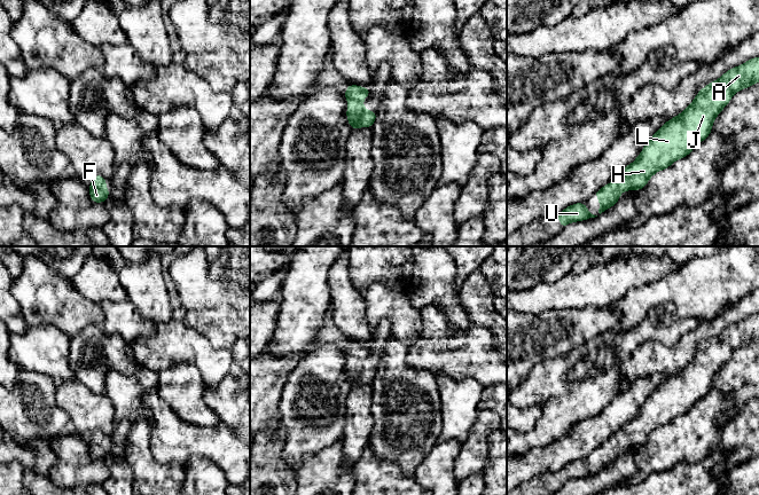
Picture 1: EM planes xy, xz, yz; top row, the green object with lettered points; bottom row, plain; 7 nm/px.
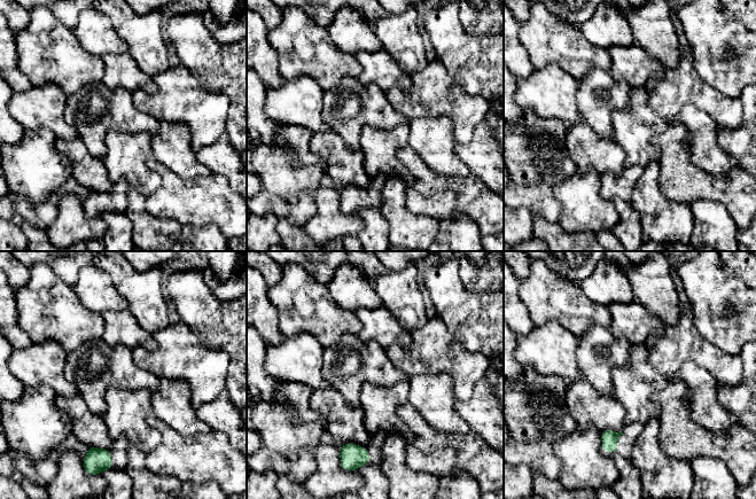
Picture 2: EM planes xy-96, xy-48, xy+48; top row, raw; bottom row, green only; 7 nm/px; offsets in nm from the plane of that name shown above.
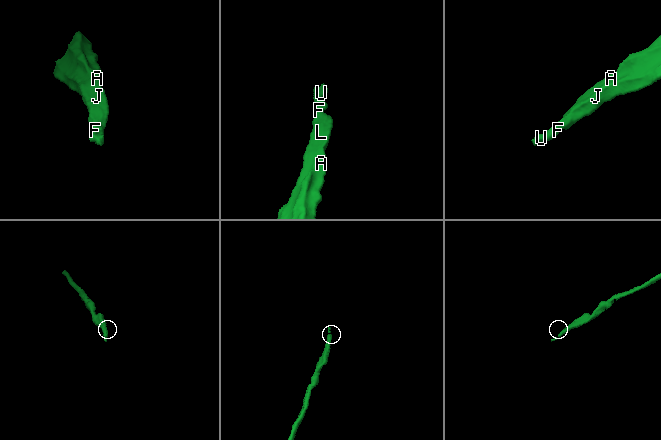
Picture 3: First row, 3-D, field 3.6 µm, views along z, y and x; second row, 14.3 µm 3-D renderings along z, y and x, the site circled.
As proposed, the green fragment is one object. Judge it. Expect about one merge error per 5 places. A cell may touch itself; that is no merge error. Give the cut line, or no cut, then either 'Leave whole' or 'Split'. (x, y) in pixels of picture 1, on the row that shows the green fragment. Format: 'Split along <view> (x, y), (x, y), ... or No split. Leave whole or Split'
No split. Leave whole

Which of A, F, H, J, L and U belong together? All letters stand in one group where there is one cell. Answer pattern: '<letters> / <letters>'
A F H J L U

